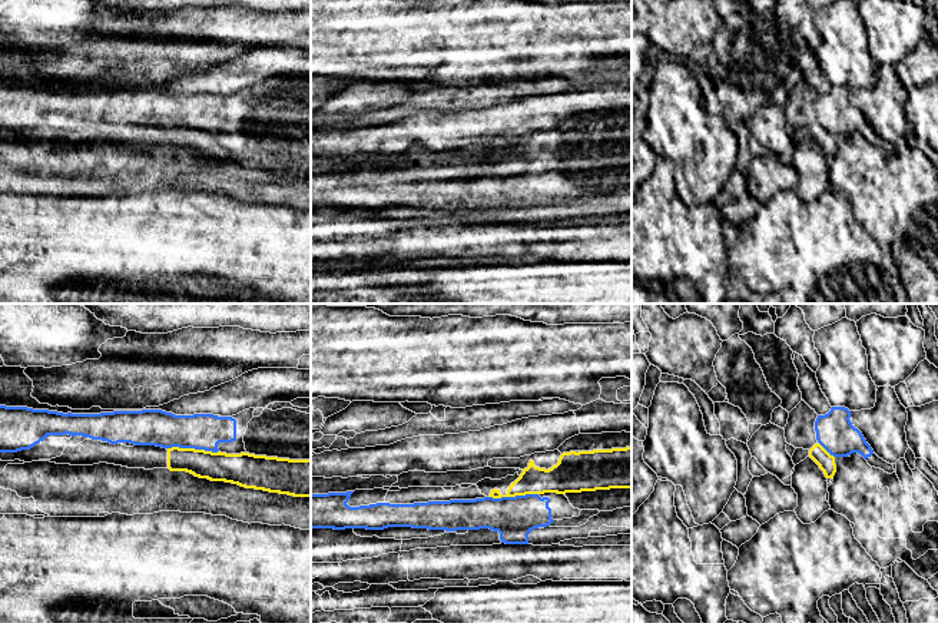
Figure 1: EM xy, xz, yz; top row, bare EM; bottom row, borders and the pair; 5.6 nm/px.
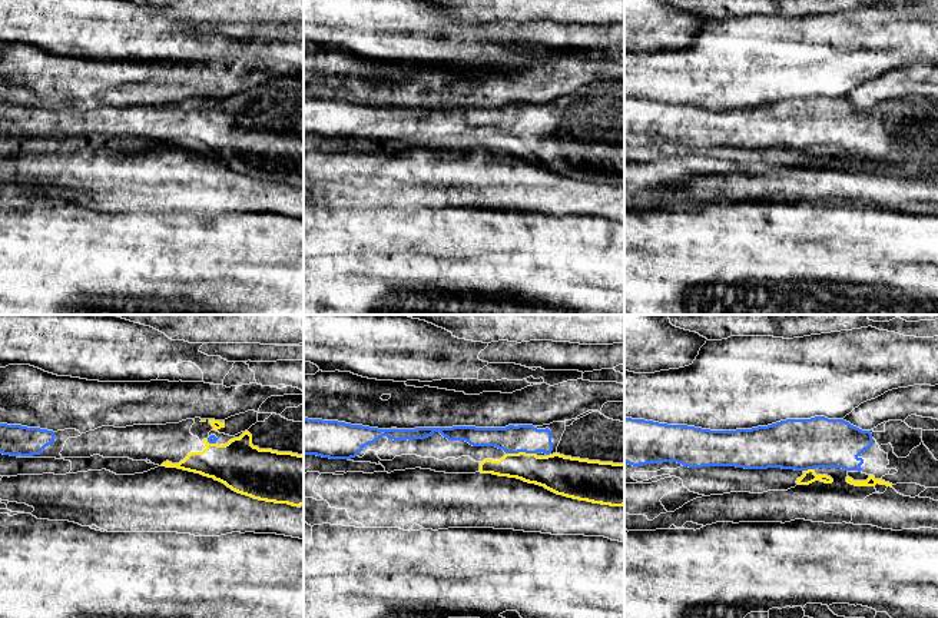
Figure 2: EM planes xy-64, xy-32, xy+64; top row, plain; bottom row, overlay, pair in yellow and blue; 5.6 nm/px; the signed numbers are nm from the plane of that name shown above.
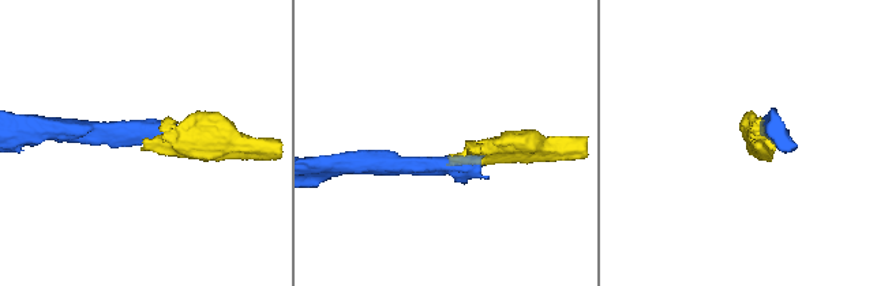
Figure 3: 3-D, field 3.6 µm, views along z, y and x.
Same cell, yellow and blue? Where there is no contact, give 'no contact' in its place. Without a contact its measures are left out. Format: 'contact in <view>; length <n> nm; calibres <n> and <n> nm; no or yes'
contact in xy; length 280 nm; calibres 160 and 200 nm; yes

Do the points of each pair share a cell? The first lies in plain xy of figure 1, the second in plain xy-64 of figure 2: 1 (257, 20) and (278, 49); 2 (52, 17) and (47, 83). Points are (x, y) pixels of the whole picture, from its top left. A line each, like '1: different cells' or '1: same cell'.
1: different cells
2: different cells

